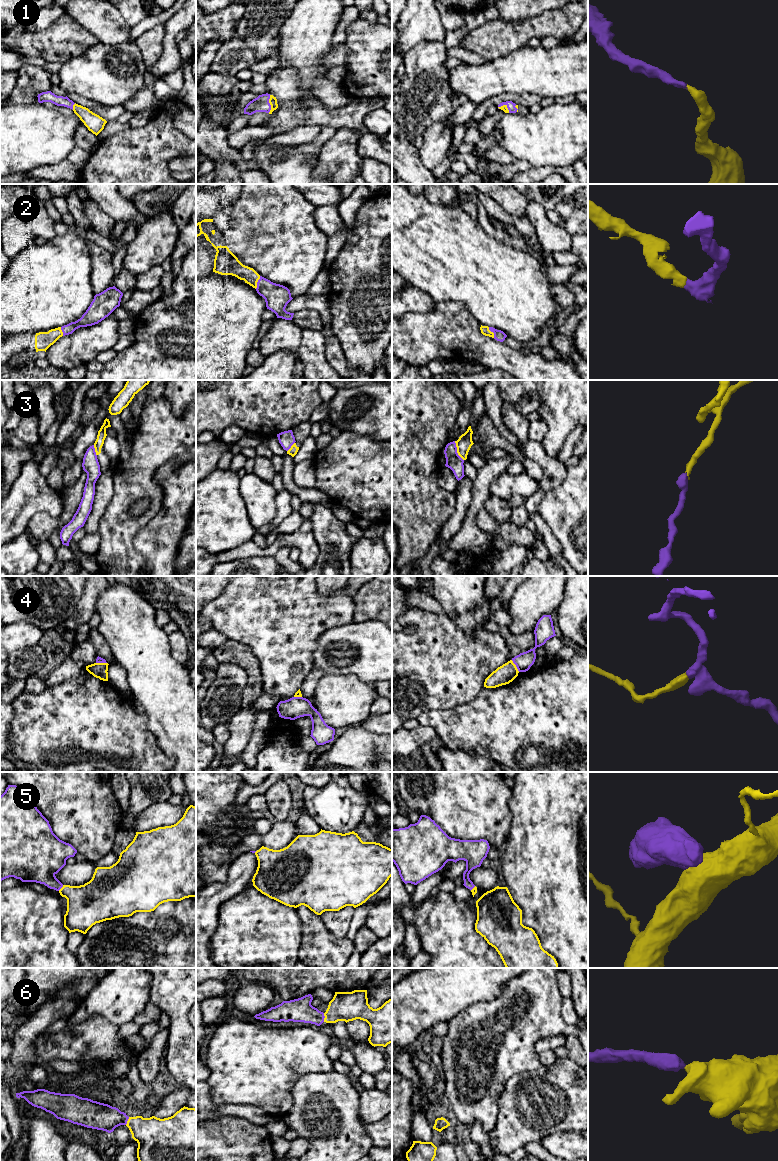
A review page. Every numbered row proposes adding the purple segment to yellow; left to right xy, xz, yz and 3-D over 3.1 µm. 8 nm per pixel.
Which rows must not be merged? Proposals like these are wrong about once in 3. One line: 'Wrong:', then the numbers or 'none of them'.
Wrong: 3, 4

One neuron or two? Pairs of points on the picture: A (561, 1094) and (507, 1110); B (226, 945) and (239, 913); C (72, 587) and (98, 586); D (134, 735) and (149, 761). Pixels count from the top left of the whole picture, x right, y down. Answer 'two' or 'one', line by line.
A: one
B: one
C: two
D: one

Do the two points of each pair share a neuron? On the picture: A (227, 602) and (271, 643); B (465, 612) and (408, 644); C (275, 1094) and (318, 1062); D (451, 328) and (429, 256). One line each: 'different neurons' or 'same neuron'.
A: same neuron
B: different neurons
C: same neuron
D: different neurons

